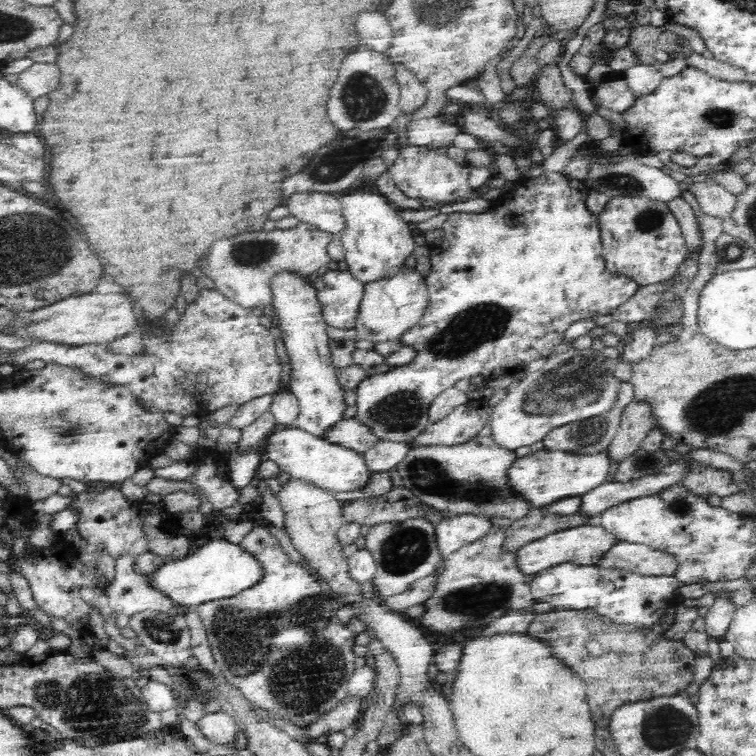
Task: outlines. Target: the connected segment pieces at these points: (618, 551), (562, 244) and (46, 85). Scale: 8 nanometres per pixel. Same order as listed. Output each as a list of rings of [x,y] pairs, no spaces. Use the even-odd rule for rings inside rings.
[[[624,541],[606,553],[598,565],[600,568],[625,568],[642,576],[675,576],[678,568],[671,554]]]
[[[545,172],[538,177],[530,177],[517,182],[514,190],[506,190],[501,198],[493,204],[492,208],[483,213],[454,212],[447,214],[443,222],[444,240],[439,246],[431,247],[431,271],[425,278],[428,285],[428,304],[422,318],[411,329],[400,337],[404,346],[411,346],[418,351],[416,358],[403,367],[391,368],[389,371],[374,374],[359,382],[356,389],[356,416],[357,422],[364,424],[372,435],[379,440],[407,441],[416,435],[424,433],[429,426],[429,407],[443,391],[454,387],[462,379],[471,379],[481,375],[485,378],[497,378],[500,375],[514,375],[524,371],[532,361],[540,357],[546,358],[552,354],[555,346],[565,338],[568,327],[578,320],[592,319],[601,314],[612,314],[621,304],[634,296],[638,285],[632,280],[619,279],[616,274],[609,273],[604,268],[604,257],[601,256],[603,244],[601,239],[598,214],[592,214],[586,207],[586,199],[592,192],[581,184],[581,180],[572,179],[568,175],[556,172]]]
[[[35,62],[19,74],[16,84],[33,99],[40,98],[56,90],[59,86],[60,72],[57,63]]]

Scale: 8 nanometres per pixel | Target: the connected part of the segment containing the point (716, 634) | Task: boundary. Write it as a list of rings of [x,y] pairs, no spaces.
[[[728,590],[716,592],[715,602],[708,607],[708,613],[704,617],[706,634],[720,643],[725,642],[726,631],[738,608],[729,596],[731,592]]]

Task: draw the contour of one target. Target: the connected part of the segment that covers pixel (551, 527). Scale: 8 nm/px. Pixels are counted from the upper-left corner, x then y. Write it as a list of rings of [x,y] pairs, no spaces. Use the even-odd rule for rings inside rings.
[[[534,507],[524,518],[505,528],[506,547],[507,550],[519,550],[526,544],[544,538],[548,534],[569,530],[570,527],[589,525],[594,522],[594,518],[592,520],[584,519],[578,513],[560,516],[544,513],[540,508]]]

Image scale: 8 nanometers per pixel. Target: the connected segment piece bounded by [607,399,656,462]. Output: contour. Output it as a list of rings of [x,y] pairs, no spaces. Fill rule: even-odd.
[[[633,399],[622,410],[619,430],[607,446],[612,462],[620,462],[641,449],[642,440],[656,427],[650,403]]]

